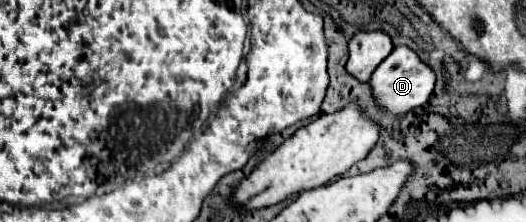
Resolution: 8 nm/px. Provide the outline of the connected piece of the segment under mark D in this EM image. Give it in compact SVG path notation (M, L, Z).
M397 45L387 59L381 61L381 65L375 69L373 77L371 77L371 87L373 87L373 95L379 99L379 103L395 115L401 113L409 113L415 107L421 107L429 101L433 87L435 87L435 71L433 67L429 67L427 63L423 63L419 59L419 55L409 49L407 45Z

